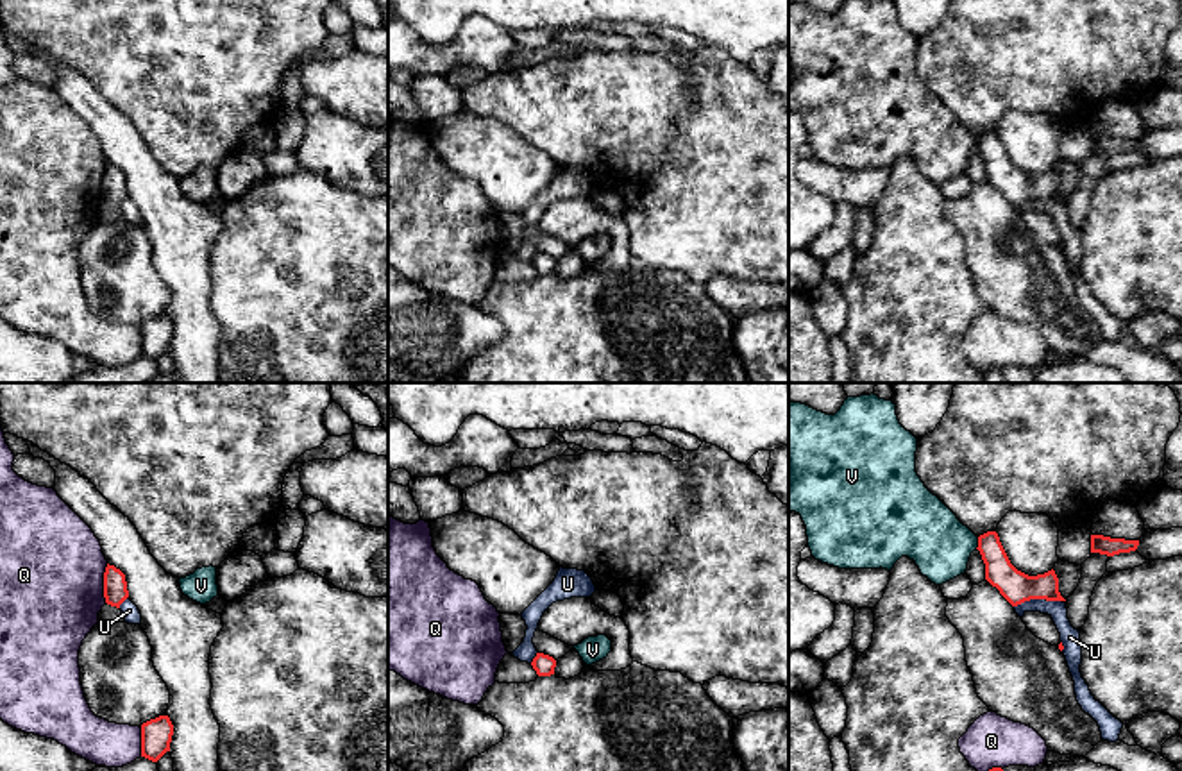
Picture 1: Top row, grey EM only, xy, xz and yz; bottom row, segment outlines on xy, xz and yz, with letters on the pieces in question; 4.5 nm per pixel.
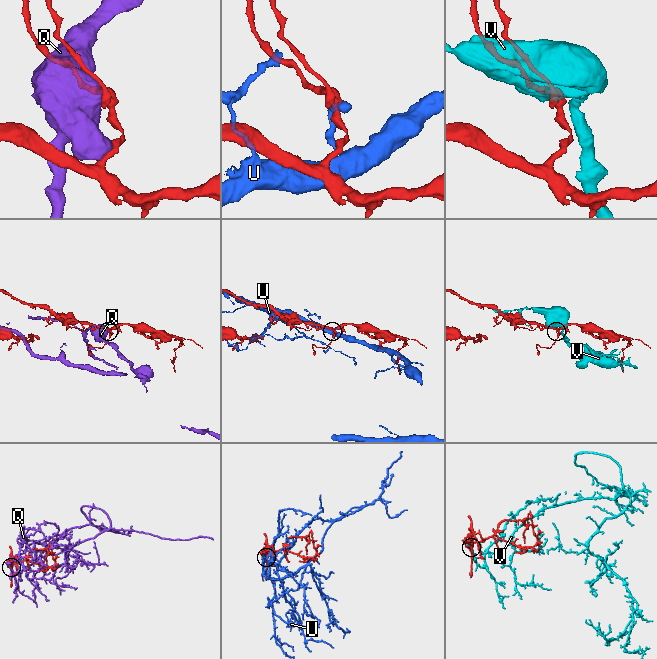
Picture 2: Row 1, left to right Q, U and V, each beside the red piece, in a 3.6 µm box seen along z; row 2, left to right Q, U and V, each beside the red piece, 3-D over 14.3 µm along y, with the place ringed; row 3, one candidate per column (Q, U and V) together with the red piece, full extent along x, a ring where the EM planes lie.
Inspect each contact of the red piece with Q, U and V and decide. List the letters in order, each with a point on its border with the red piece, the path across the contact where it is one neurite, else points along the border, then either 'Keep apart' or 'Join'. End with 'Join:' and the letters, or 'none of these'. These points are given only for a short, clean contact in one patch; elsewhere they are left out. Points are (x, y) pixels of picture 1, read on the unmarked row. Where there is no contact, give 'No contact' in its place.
Q: Touches red at xy (104, 183). Keep apart
U: Touches red at yz (1038, 197). Keep apart
V: Touches red at yz (979, 142). Keep apart
Join: none of these

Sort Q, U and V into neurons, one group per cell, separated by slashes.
Q / U / V

